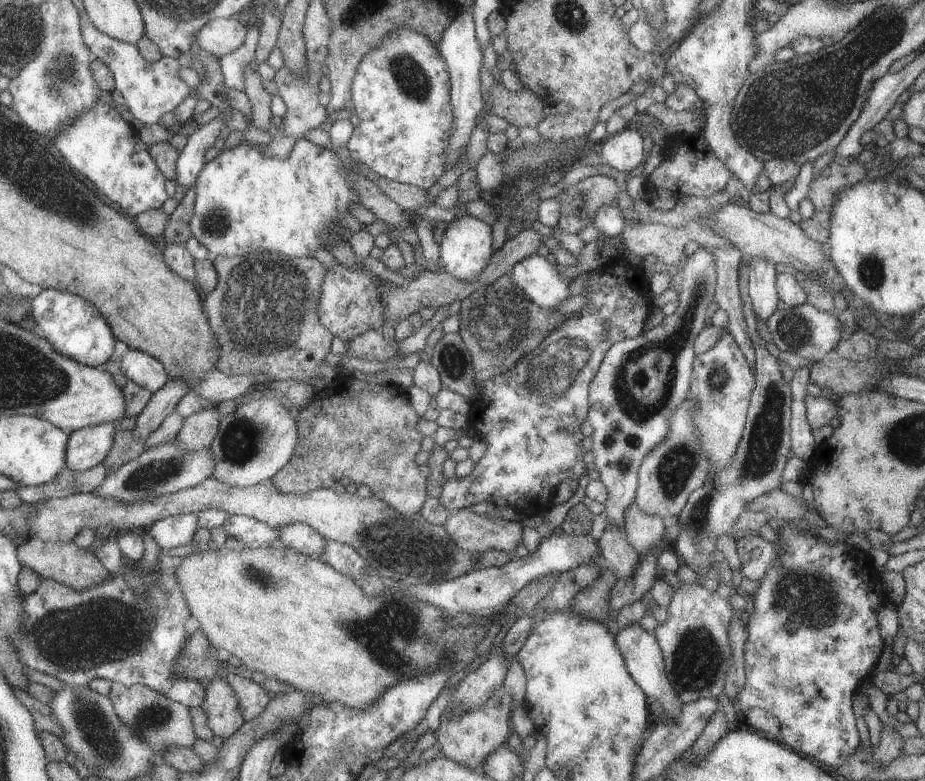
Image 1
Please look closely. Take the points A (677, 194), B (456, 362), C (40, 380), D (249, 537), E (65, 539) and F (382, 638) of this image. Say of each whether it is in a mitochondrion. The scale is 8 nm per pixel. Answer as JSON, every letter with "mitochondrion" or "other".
{"A":"other","B":"mitochondrion","C":"mitochondrion","D":"other","E":"other","F":"mitochondrion"}

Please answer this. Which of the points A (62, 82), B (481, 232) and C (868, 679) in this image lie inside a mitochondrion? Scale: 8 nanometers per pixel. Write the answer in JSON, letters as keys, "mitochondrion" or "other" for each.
{"A":"mitochondrion","B":"other","C":"other"}

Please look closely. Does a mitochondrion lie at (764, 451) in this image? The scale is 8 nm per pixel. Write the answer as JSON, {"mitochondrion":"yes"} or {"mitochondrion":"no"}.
{"mitochondrion":"yes"}

